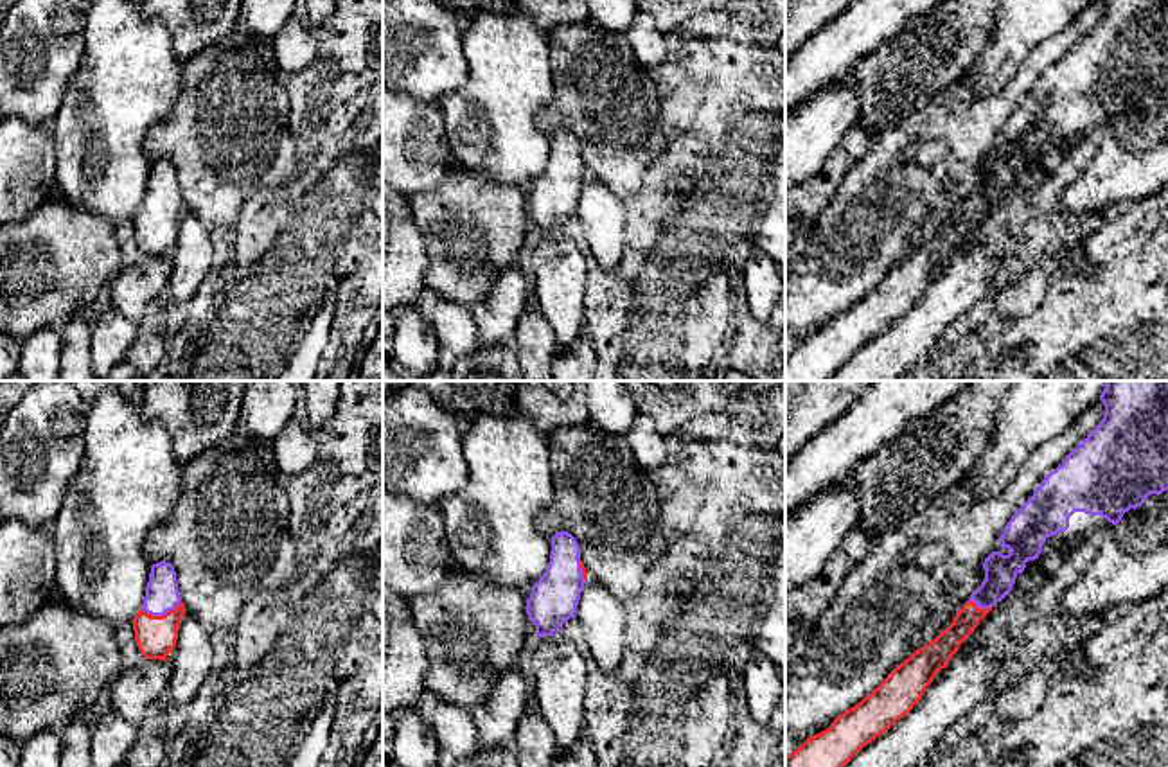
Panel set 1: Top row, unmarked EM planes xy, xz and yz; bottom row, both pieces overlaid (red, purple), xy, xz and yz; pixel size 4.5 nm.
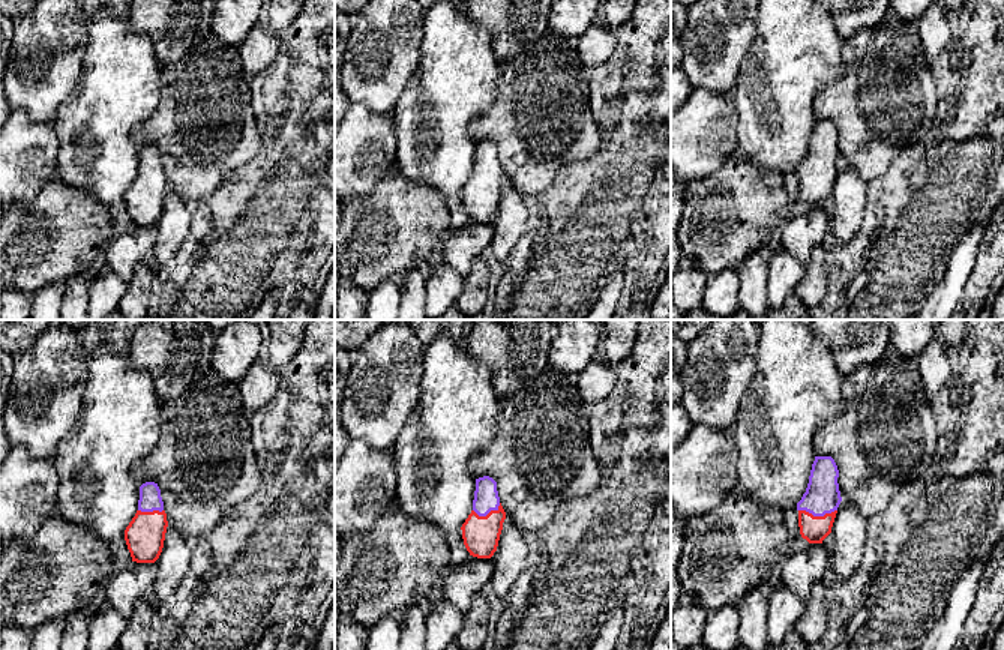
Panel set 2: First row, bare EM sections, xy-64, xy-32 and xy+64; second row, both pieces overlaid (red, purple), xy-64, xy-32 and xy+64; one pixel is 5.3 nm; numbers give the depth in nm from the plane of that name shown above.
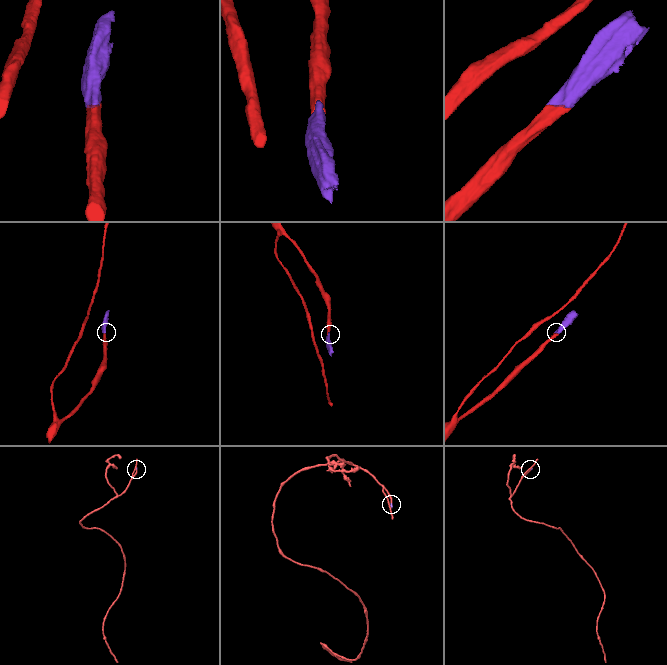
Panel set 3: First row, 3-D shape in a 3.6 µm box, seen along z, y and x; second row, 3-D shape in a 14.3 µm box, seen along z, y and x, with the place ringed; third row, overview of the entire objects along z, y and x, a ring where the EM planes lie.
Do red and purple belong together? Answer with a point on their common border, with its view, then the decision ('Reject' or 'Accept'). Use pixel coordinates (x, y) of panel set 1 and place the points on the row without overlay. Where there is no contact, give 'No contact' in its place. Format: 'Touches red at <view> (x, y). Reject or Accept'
Touches red at xy (164, 212). Accept

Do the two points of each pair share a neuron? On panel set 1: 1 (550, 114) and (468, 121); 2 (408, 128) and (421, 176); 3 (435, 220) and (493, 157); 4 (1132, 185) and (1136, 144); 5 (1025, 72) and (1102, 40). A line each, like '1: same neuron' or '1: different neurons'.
1: different neurons
2: same neuron
3: different neurons
4: same neuron
5: different neurons

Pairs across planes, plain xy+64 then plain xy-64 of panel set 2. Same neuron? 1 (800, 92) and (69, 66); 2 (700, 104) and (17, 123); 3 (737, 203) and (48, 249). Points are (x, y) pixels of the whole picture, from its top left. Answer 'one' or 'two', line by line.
1: two
2: one
3: one

